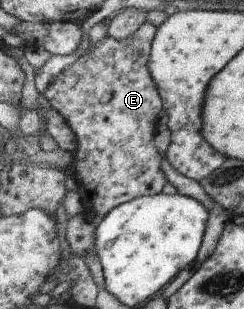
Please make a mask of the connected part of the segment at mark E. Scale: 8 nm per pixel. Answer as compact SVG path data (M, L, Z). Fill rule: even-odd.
M146 21L132 36L125 40L112 38L112 36L106 34L99 43L97 42L90 46L88 54L82 56L82 58L79 58L72 65L62 71L42 92L43 96L52 106L52 109L66 118L70 128L74 130L74 134L76 134L76 138L78 138L78 150L76 150L74 155L74 164L72 169L78 177L78 192L82 204L84 205L84 208L90 210L90 212L93 212L96 215L95 219L97 221L101 221L111 212L112 209L130 202L135 198L162 194L164 187L168 184L166 176L164 176L164 172L162 172L162 160L164 160L166 154L158 152L158 148L156 148L156 144L154 144L156 130L158 130L158 114L160 114L162 109L164 109L163 98L160 96L159 86L156 84L155 78L152 76L151 67L148 66L148 62L151 61L151 50L156 38L157 30L157 26L154 26L152 22Z

